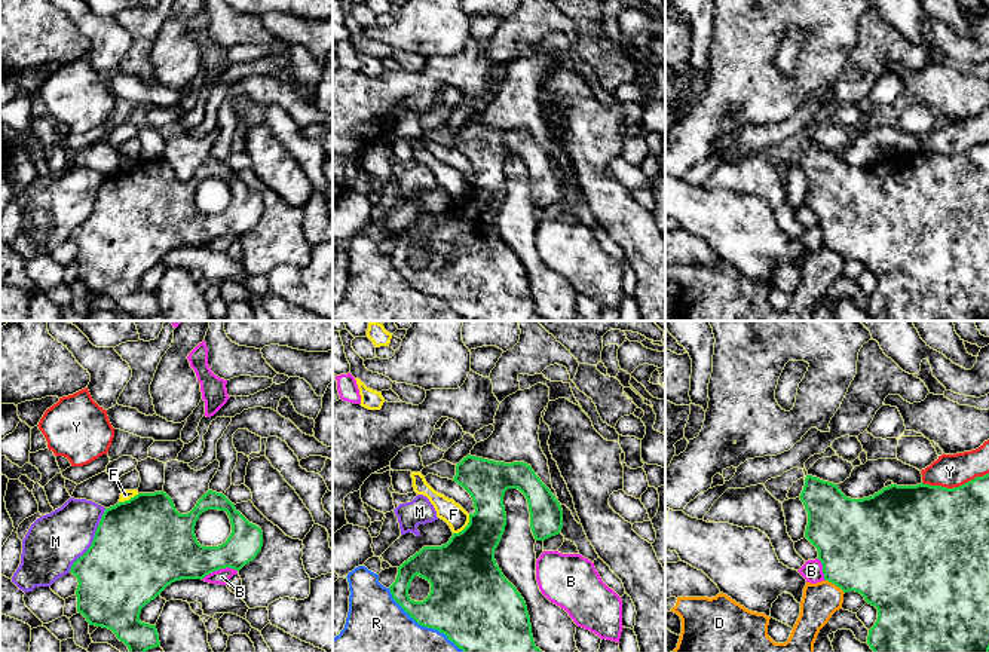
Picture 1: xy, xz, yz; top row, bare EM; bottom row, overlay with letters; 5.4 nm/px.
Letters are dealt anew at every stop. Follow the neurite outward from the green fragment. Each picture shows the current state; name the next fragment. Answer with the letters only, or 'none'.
none

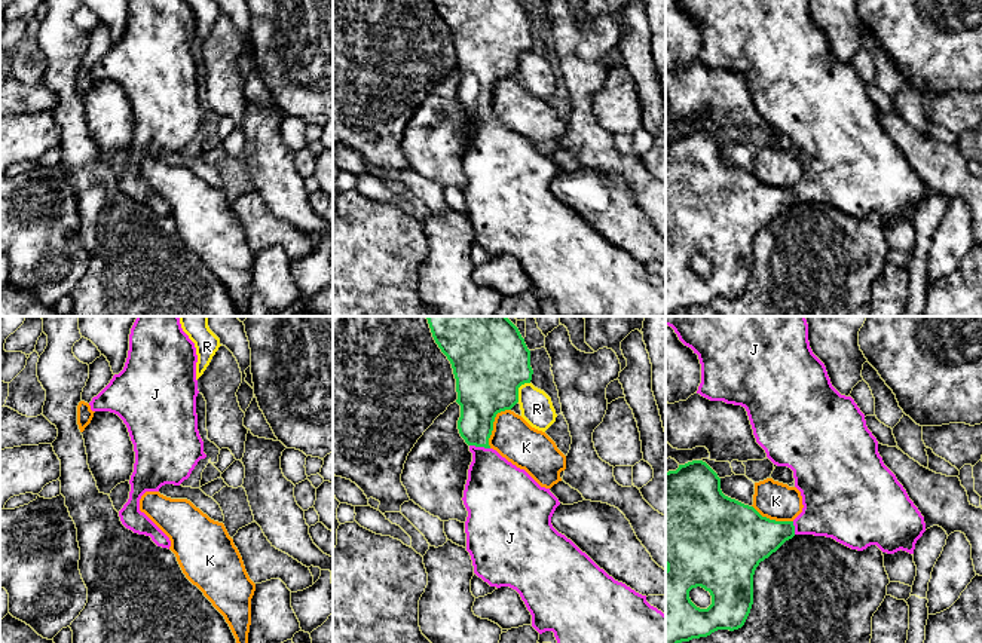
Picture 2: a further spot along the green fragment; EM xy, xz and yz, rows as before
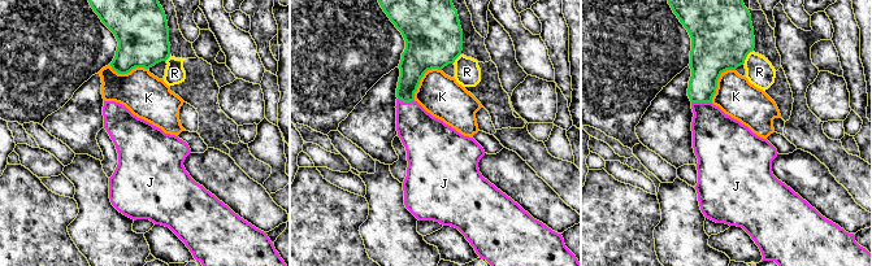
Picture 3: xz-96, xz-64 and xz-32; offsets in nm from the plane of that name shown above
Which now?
J

